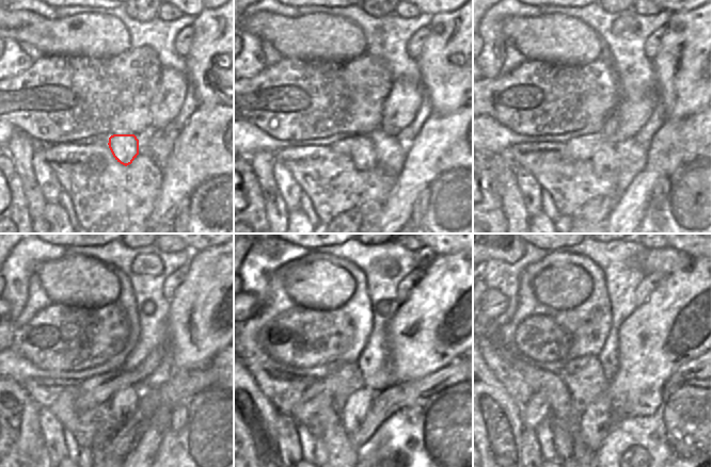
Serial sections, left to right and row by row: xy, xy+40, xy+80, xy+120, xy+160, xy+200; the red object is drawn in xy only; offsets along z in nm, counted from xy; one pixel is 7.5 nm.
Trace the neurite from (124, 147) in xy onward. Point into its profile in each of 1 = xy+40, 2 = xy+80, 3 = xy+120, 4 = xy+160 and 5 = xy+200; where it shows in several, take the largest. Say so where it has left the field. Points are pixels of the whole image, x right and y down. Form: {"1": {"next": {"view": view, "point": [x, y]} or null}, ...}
{"1": {"next": {"view": "xy+40", "point": [363, 154]}}, "2": {"next": {"view": "xy+80", "point": [604, 161]}}, "3": {"next": {"view": "xy+120", "point": [123, 404]}}, "4": {"next": {"view": "xy+160", "point": [357, 406]}}, "5": {"next": {"view": "xy+200", "point": [597, 419]}}}

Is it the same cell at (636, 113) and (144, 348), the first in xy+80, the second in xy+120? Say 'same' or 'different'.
different

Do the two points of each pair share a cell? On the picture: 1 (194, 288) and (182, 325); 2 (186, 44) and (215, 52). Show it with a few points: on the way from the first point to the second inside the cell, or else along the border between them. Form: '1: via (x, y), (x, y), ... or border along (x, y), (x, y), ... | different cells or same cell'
1: via (194, 298), (194, 302), (188, 309), (187, 316) | same cell
2: border along (192, 26), (192, 45), (185, 57) | different cells

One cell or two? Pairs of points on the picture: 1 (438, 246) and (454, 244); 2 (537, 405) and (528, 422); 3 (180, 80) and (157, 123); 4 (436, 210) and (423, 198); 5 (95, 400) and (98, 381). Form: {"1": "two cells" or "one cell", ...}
{"1": "one cell", "2": "one cell", "3": "one cell", "4": "two cells", "5": "two cells"}

